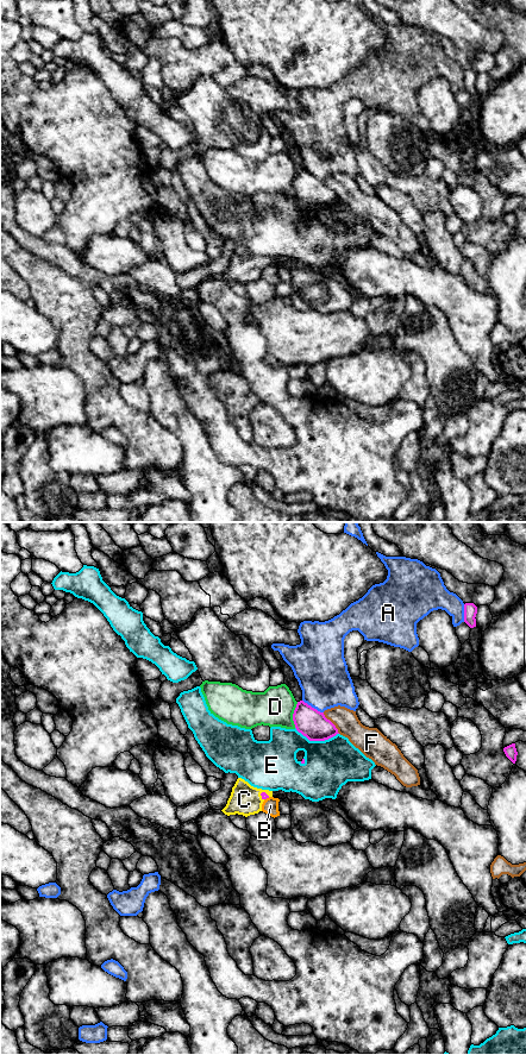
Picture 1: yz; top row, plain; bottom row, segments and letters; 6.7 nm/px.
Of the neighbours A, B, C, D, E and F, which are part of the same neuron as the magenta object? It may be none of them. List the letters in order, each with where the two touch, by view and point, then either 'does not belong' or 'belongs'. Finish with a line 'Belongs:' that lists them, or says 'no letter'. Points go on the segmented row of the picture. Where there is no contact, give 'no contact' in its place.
A: meets magenta in yz at (313, 708); does not belong
B: meets magenta in yz at (267, 797); does not belong
C: meets magenta in yz at (264, 792); belongs
D: meets magenta in yz at (293, 715); does not belong
E: meets magenta in yz at (317, 740); does not belong
F: meets magenta in yz at (332, 723); does not belong
Belongs: C

